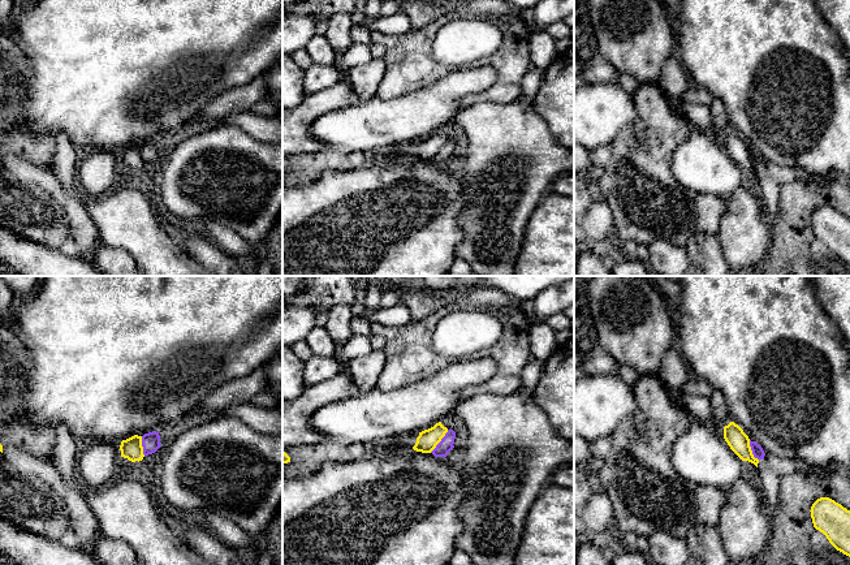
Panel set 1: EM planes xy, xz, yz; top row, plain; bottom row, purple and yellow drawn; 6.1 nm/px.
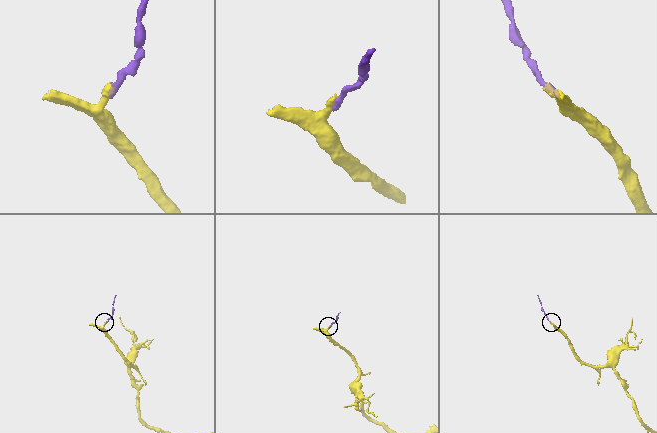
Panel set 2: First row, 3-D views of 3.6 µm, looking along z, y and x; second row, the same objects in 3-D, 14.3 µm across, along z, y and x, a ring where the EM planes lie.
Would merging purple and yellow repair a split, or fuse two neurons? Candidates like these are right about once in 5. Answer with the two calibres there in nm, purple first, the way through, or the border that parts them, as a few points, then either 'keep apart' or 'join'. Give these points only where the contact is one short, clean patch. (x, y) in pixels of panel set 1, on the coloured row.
90/130 nm | along xz (448, 430), (430, 452) | keep apart

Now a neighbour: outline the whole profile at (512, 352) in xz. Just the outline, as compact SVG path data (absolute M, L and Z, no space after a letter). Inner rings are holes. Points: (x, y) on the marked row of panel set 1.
M510 305L508 309L499 310L496 315L502 324L497 342L492 348L466 358L492 358L497 365L496 374L486 383L463 388L459 392L462 400L484 393L510 396L522 387L522 371L531 354L528 341L531 322L519 305Z

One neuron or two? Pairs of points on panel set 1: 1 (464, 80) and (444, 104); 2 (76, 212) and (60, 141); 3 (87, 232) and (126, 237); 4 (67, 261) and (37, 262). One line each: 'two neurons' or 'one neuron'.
1: one neuron
2: one neuron
3: two neurons
4: one neuron

